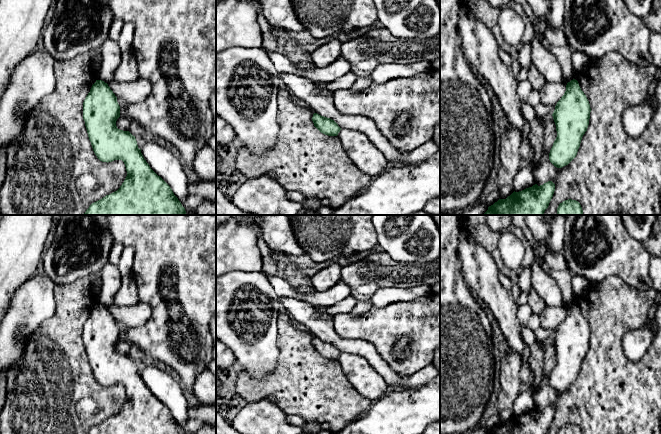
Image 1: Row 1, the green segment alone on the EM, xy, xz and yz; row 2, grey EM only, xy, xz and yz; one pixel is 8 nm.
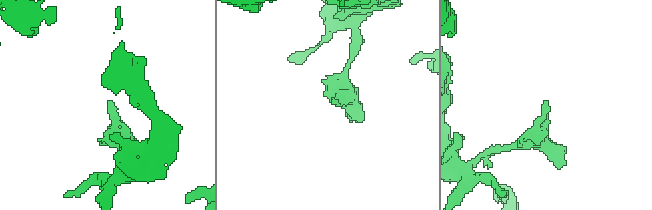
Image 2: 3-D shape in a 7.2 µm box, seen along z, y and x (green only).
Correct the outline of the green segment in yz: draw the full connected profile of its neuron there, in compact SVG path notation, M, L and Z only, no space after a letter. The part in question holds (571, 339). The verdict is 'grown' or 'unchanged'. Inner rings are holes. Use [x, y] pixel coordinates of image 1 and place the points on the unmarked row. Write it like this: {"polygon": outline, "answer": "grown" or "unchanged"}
{"polygon": "M577 304L566 309L566 315L552 338L557 361L549 377L550 386L557 392L568 389L577 379L590 343L590 328Z", "answer": "unchanged"}

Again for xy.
{"polygon": "M96 304L83 326L93 375L102 386L122 384L127 400L120 412L87 434L185 434L170 410L144 383L135 360L117 352L120 330L107 307Z", "answer": "unchanged"}

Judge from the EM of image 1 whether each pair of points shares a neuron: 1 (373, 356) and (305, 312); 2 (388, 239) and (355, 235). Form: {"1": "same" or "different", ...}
{"1": "same", "2": "different"}

